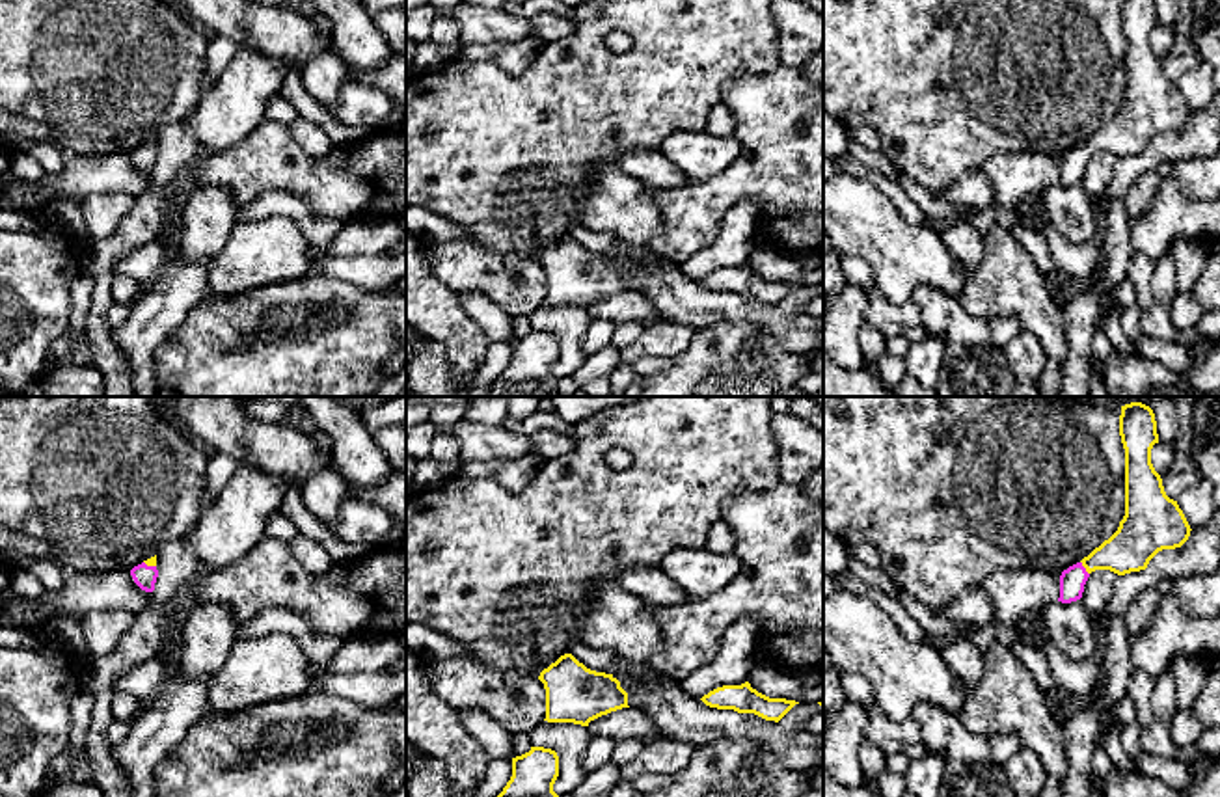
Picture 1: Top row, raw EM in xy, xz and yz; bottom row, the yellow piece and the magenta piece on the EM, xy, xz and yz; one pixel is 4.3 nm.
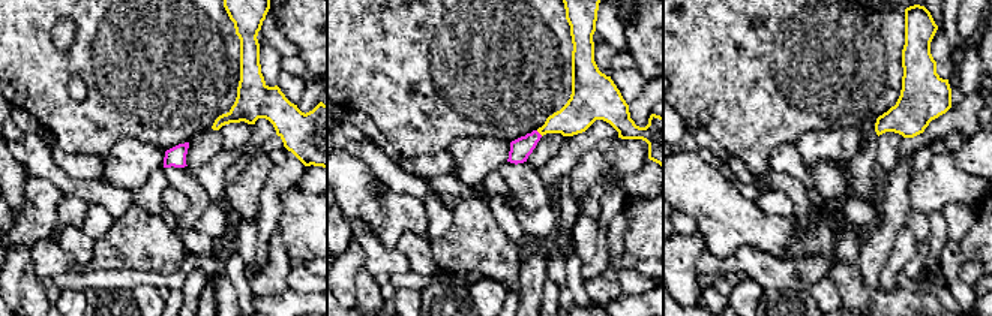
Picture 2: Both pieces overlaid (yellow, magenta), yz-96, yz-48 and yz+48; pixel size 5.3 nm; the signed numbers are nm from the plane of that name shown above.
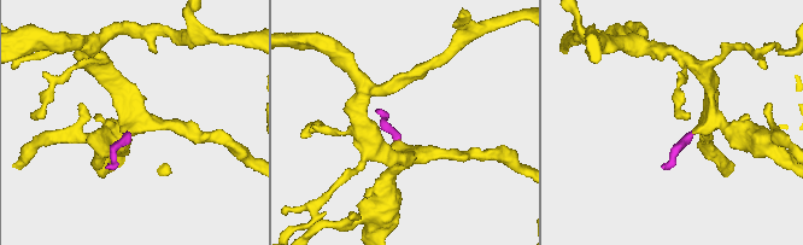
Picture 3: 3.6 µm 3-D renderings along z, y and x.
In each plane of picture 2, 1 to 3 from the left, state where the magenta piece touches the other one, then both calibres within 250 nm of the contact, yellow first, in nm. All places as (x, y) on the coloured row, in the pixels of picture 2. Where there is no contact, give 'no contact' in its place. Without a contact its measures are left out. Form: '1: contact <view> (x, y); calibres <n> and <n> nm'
1: no contact
2: contact yz-48 (539, 132); calibres 180 and 110 nm
3: no contact

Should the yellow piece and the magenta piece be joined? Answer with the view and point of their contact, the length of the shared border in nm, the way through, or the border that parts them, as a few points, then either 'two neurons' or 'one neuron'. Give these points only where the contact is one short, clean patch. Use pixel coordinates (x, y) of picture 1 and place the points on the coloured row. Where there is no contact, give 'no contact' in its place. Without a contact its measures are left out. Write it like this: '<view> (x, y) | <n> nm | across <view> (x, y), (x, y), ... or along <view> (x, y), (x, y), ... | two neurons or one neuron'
yz (1084, 567) | 70 nm | across yz (1135, 542), (1122, 553), (1084, 567), (1071, 581) | one neuron

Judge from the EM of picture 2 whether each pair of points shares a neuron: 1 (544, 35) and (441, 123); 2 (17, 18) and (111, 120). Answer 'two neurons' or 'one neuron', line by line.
1: one neuron
2: one neuron

